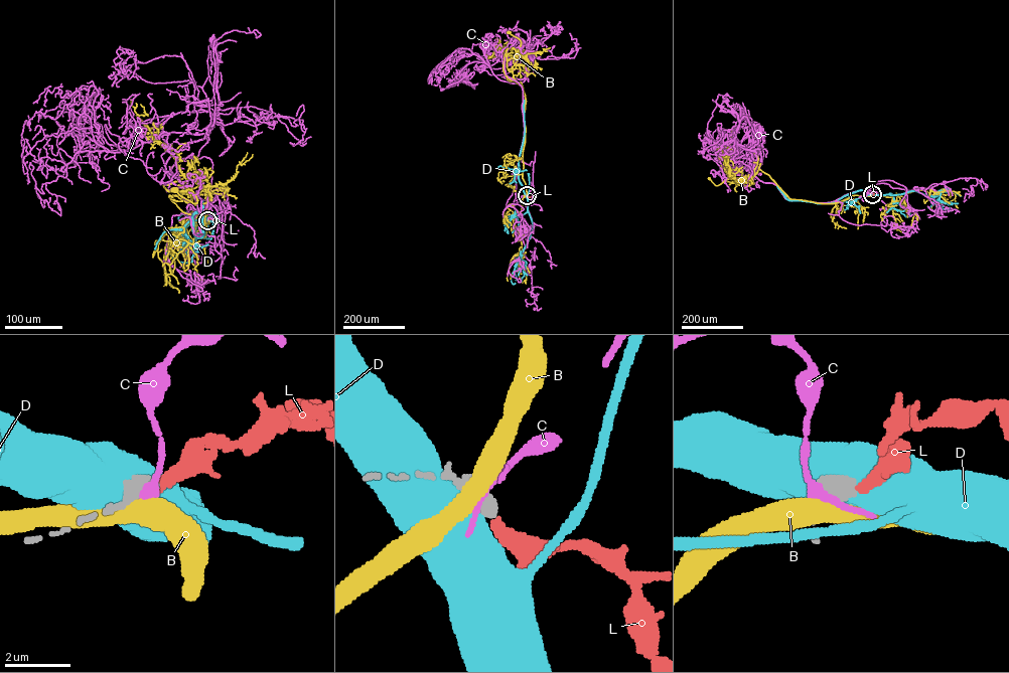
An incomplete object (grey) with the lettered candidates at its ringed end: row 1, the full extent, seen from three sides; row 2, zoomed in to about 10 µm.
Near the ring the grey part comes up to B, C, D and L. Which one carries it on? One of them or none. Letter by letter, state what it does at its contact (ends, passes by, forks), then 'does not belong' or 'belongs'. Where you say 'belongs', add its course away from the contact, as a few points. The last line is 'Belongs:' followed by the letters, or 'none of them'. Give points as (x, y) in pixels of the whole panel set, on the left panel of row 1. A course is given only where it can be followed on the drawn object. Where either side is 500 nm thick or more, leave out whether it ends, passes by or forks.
B: does not belong
C: does not belong
D: does not belong
L: belongs
Belongs: L

